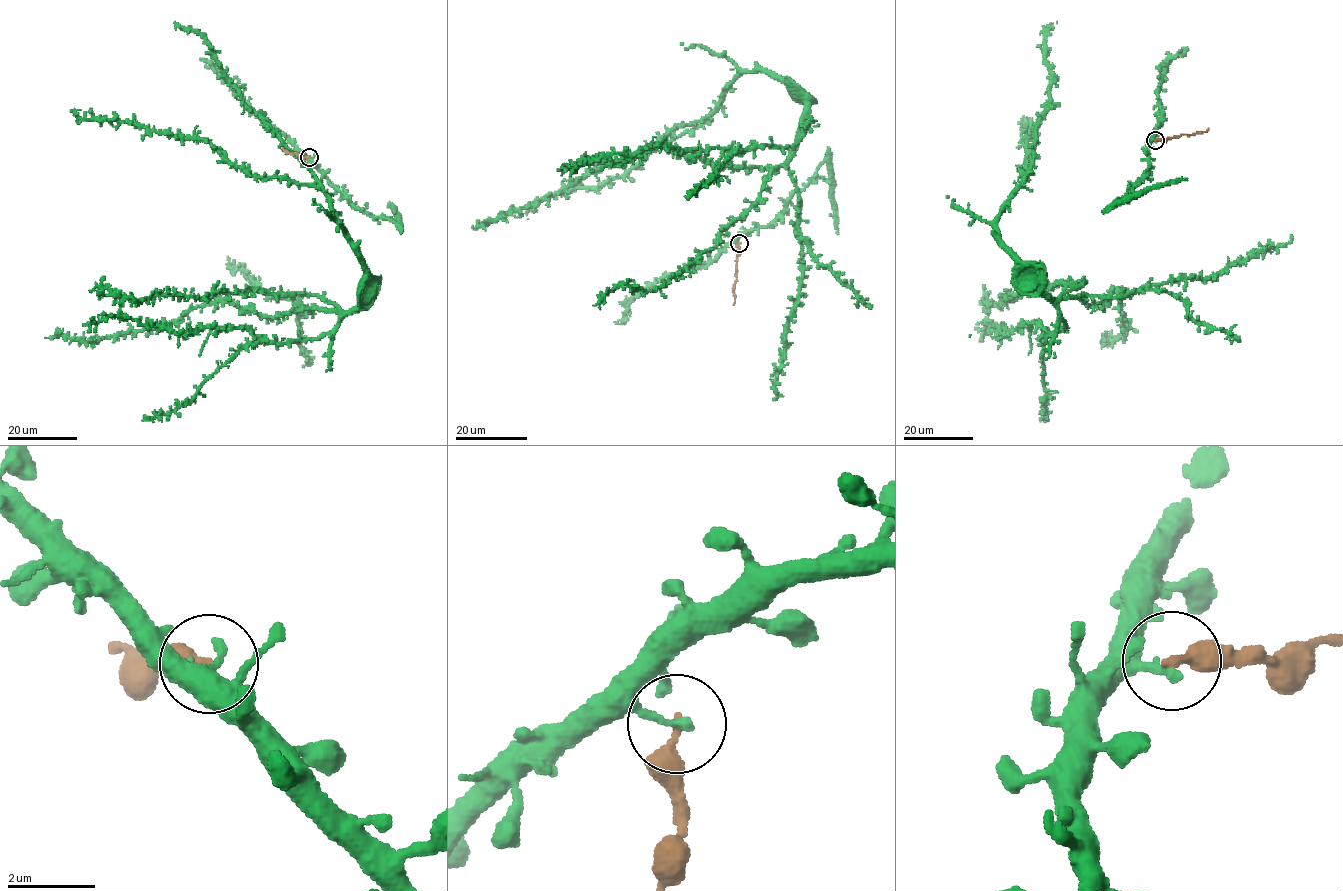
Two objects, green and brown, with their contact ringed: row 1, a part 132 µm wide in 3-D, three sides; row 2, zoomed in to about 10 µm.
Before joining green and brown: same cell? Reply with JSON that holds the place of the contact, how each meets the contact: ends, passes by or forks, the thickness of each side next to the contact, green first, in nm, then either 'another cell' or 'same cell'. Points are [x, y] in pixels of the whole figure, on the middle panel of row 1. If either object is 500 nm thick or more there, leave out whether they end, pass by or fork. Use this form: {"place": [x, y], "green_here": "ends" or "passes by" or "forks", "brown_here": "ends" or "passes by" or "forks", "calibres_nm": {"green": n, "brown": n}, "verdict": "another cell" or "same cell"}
{"place": [739, 243], "green_here": "ends", "brown_here": "ends", "calibres_nm": {"green": 200, "brown": 320}, "verdict": "another cell"}

